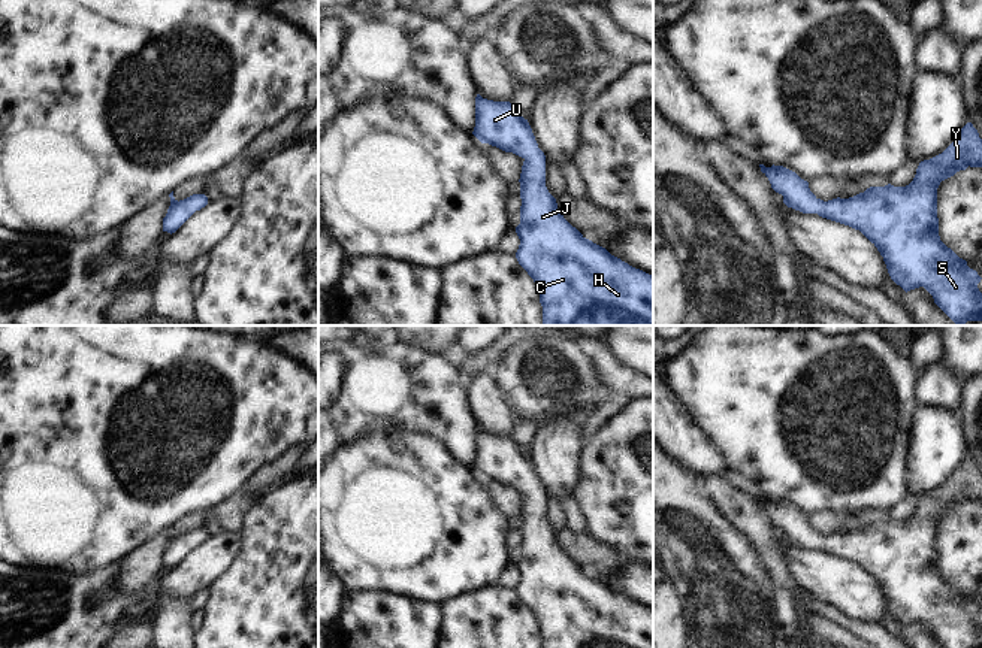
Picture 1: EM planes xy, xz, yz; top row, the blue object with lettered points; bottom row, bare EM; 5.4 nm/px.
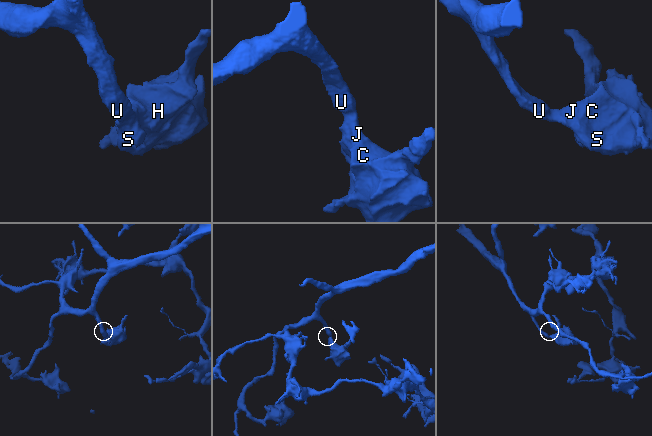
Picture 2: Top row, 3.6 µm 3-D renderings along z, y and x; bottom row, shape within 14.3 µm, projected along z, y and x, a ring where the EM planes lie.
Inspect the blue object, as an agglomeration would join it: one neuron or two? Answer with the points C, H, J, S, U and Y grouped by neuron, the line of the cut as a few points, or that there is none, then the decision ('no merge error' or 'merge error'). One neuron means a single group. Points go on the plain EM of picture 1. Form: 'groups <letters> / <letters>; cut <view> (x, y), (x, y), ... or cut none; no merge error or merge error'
groups C H J S U Y; cut none; no merge error

